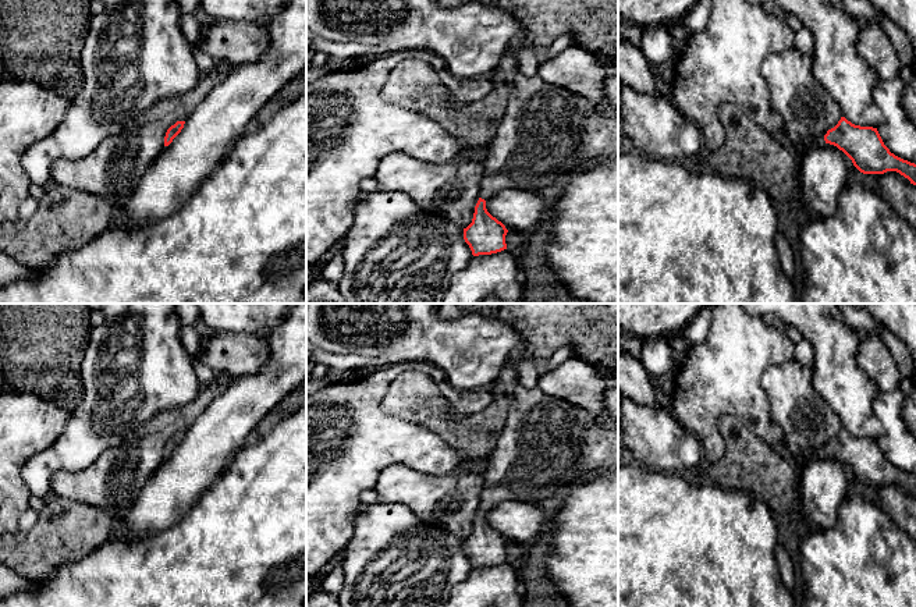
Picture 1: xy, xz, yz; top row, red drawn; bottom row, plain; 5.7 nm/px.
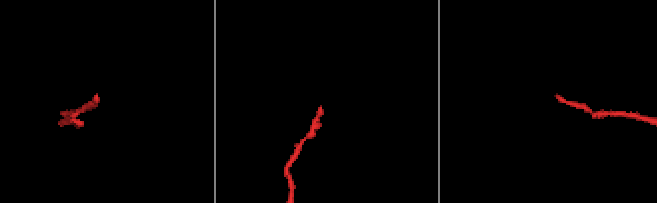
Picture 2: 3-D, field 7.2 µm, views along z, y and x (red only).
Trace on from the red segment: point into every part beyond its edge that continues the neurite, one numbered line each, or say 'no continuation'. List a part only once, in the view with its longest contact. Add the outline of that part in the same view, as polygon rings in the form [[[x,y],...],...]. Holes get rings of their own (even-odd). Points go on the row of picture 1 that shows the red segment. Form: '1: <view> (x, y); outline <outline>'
1: yz (810, 142); outline [[[824,135],[817,136],[817,138],[809,138],[806,142],[807,149],[812,149],[813,146],[823,145],[826,143]]]

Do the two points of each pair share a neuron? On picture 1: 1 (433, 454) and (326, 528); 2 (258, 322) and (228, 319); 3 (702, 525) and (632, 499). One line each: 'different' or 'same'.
1: same
2: same
3: same

